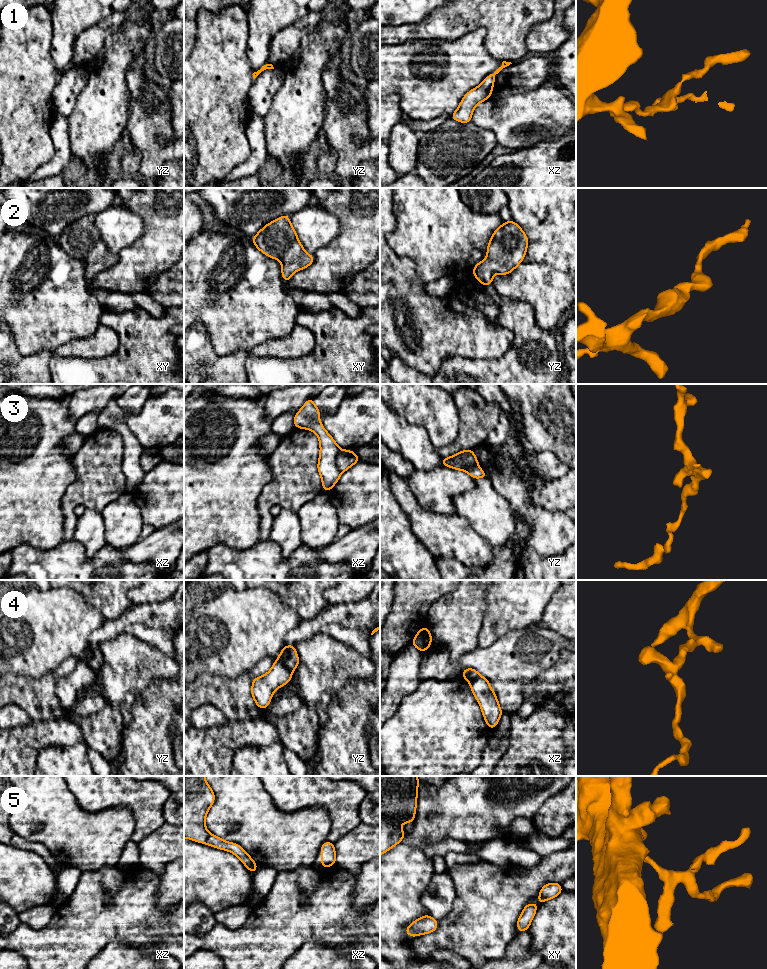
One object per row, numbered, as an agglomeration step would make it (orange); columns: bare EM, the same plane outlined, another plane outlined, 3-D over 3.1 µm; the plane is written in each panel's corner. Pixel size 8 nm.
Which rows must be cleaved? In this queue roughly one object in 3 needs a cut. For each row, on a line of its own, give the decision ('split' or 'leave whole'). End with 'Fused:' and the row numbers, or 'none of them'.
1: leave whole
2: leave whole
3: split
4: split
5: leave whole
Fused: 3, 4

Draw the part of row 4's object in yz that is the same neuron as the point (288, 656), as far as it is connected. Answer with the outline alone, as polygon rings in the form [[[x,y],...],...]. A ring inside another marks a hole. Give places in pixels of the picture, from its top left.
[[[294,644],[285,645],[277,660],[281,661],[291,672],[294,671],[299,665],[299,658]]]

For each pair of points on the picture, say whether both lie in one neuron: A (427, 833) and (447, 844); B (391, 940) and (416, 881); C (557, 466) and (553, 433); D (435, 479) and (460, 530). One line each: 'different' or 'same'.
A: different
B: same
C: different
D: different

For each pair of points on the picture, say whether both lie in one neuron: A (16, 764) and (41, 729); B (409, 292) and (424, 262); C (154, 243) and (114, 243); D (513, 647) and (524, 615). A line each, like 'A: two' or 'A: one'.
A: one
B: two
C: two
D: two

